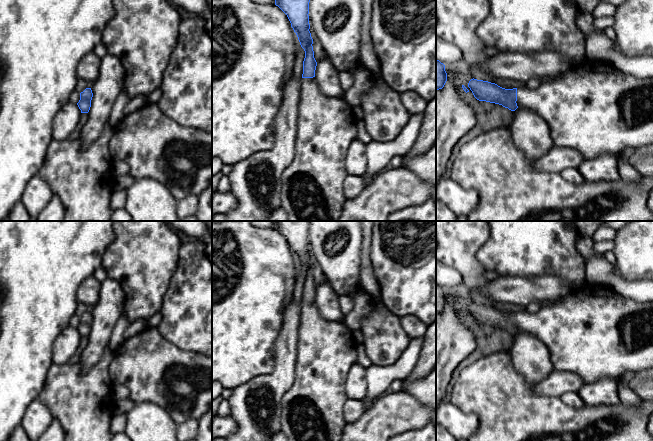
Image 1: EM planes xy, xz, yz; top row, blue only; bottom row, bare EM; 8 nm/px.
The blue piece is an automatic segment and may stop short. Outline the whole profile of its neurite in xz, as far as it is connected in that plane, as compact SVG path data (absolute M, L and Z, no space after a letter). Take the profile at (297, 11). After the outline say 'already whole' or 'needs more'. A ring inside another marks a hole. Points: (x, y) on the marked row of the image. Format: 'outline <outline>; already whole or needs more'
outline M275 0L275 5L287 15L305 51L295 155L281 176L281 208L286 212L288 221L339 221L347 200L344 194L344 180L349 174L345 160L350 145L357 140L358 131L354 109L342 97L325 96L316 82L317 62L309 31L309 2L310 0Z; needs more

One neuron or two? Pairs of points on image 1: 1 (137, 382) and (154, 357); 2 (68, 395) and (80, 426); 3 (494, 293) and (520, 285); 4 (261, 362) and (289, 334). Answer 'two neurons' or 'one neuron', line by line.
1: one neuron
2: one neuron
3: one neuron
4: two neurons

